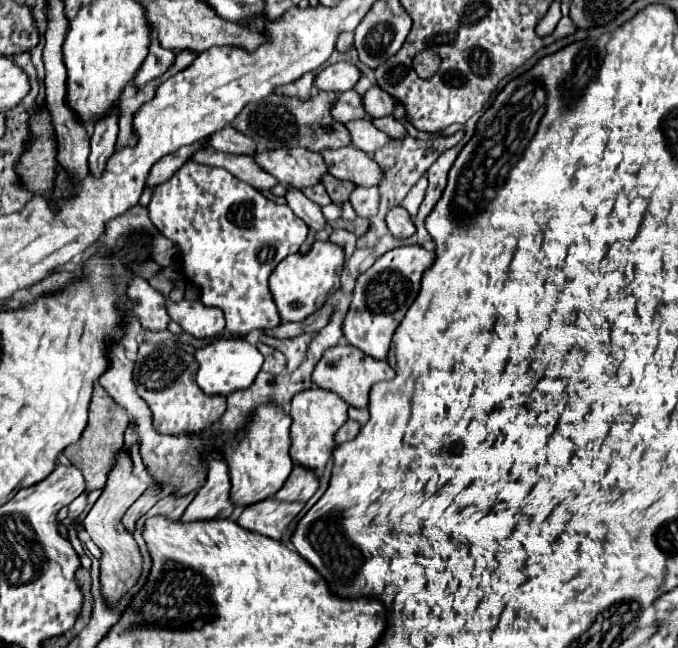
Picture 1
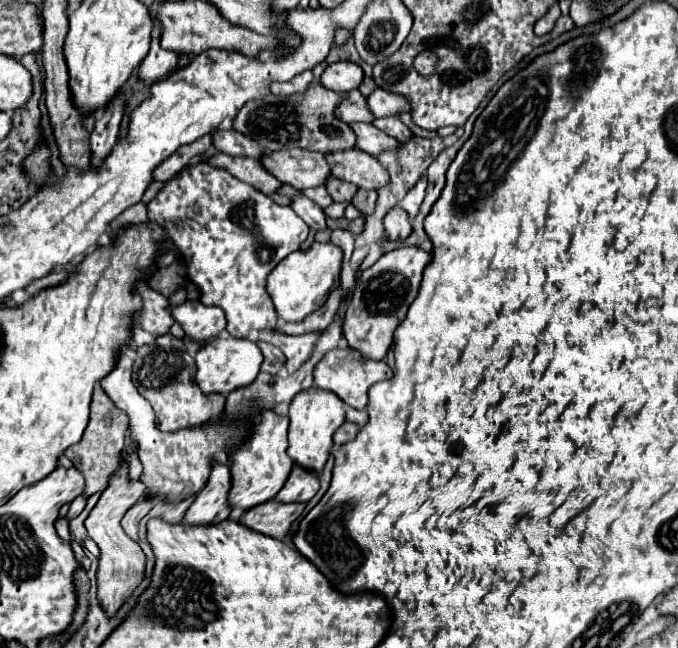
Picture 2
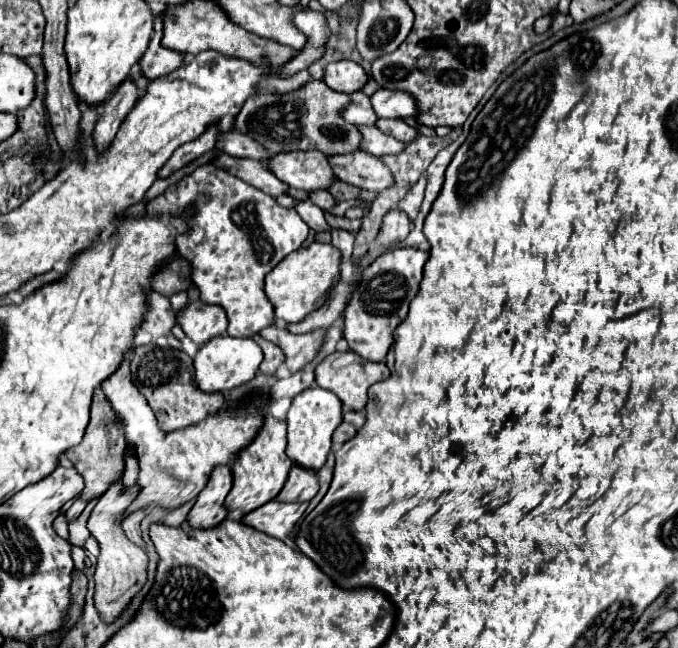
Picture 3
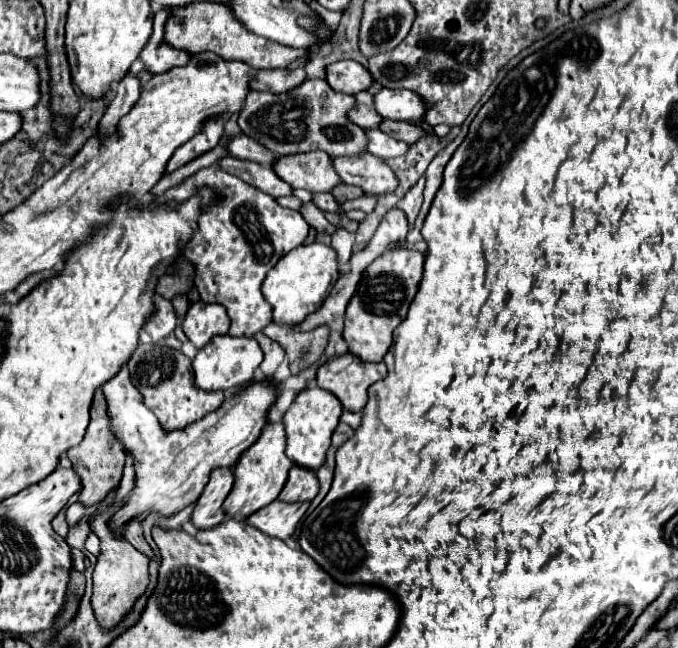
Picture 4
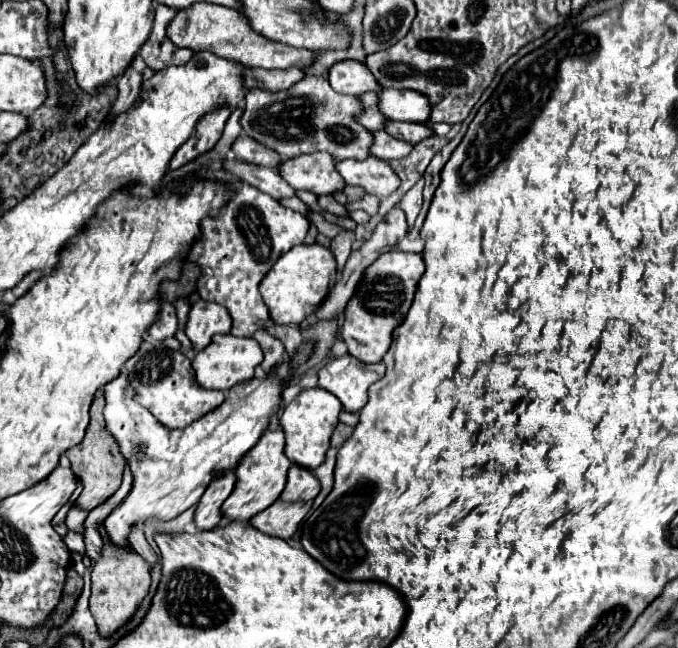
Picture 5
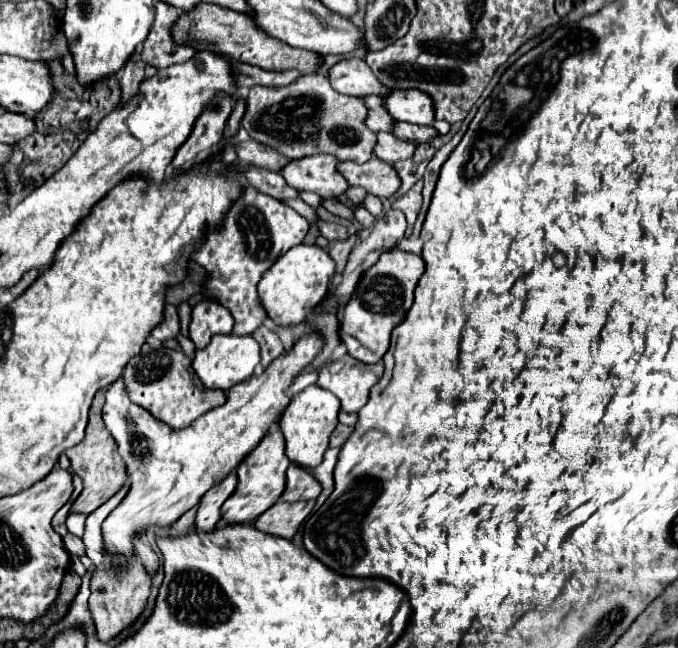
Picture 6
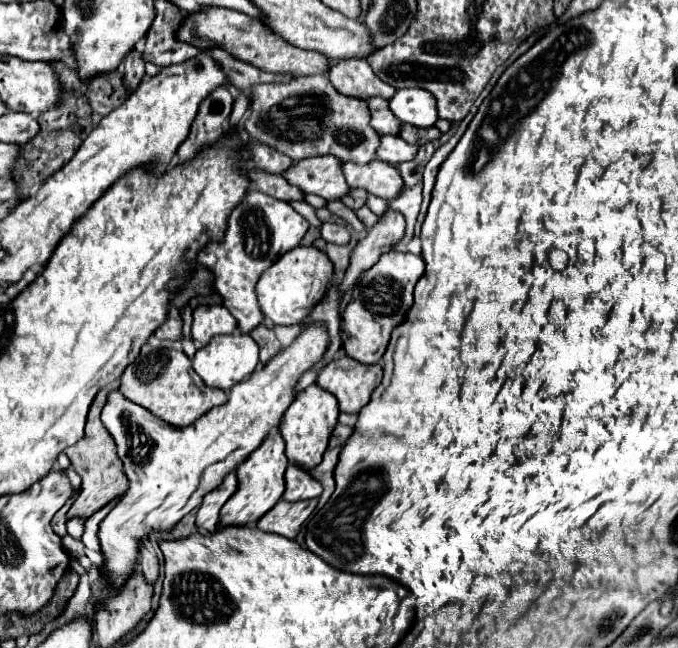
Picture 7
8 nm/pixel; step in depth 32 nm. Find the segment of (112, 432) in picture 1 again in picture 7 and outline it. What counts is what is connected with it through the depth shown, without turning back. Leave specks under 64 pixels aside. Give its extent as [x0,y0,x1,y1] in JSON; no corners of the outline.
[66,388,128,518]

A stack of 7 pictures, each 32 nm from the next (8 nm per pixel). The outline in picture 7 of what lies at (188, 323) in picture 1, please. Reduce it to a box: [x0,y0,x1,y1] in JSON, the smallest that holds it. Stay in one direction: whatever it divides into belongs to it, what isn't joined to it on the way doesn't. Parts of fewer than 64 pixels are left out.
[192,306,236,346]

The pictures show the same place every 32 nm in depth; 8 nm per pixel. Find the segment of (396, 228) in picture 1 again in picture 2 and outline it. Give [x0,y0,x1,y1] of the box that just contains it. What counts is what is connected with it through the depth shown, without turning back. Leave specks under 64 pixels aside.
[384,208,412,240]

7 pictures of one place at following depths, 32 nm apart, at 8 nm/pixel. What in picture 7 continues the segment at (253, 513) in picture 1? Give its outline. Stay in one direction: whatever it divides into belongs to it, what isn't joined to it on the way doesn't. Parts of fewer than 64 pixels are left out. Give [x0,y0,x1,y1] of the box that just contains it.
[256,500,318,538]

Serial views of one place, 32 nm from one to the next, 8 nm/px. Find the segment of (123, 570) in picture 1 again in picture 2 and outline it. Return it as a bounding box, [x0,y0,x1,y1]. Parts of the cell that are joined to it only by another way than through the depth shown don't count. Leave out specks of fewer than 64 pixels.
[84,460,144,614]

